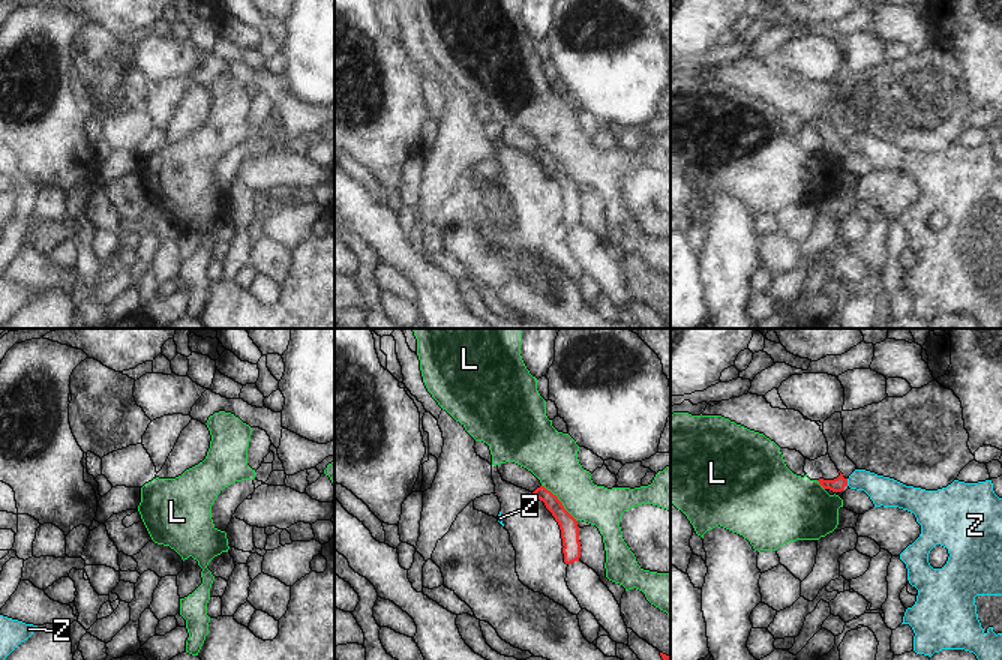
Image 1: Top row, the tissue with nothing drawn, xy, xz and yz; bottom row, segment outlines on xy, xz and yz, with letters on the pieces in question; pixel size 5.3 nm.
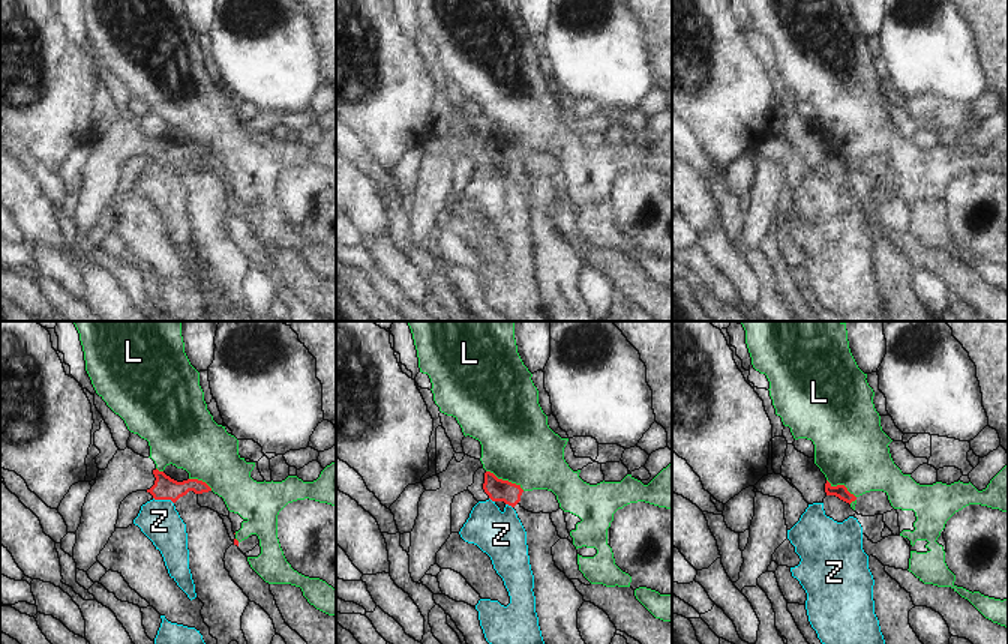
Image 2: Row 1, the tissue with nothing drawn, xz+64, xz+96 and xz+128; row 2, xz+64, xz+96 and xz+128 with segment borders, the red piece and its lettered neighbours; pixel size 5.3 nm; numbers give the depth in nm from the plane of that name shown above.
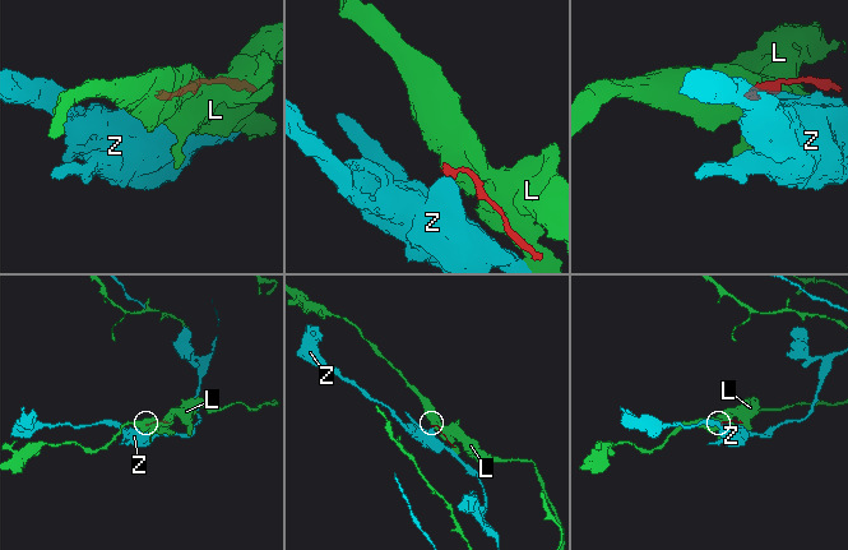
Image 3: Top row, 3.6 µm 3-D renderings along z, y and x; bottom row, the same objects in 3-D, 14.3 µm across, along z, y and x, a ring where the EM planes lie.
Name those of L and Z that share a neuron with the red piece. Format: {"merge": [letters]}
{"merge": []}

